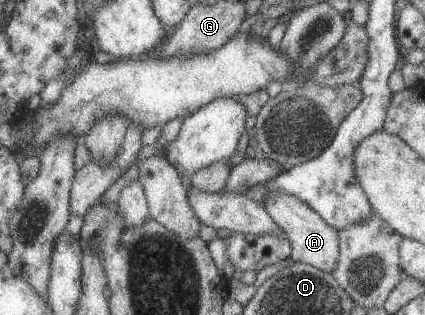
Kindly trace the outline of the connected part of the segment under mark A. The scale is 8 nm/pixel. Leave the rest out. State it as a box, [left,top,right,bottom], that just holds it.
[265,194,340,273]

